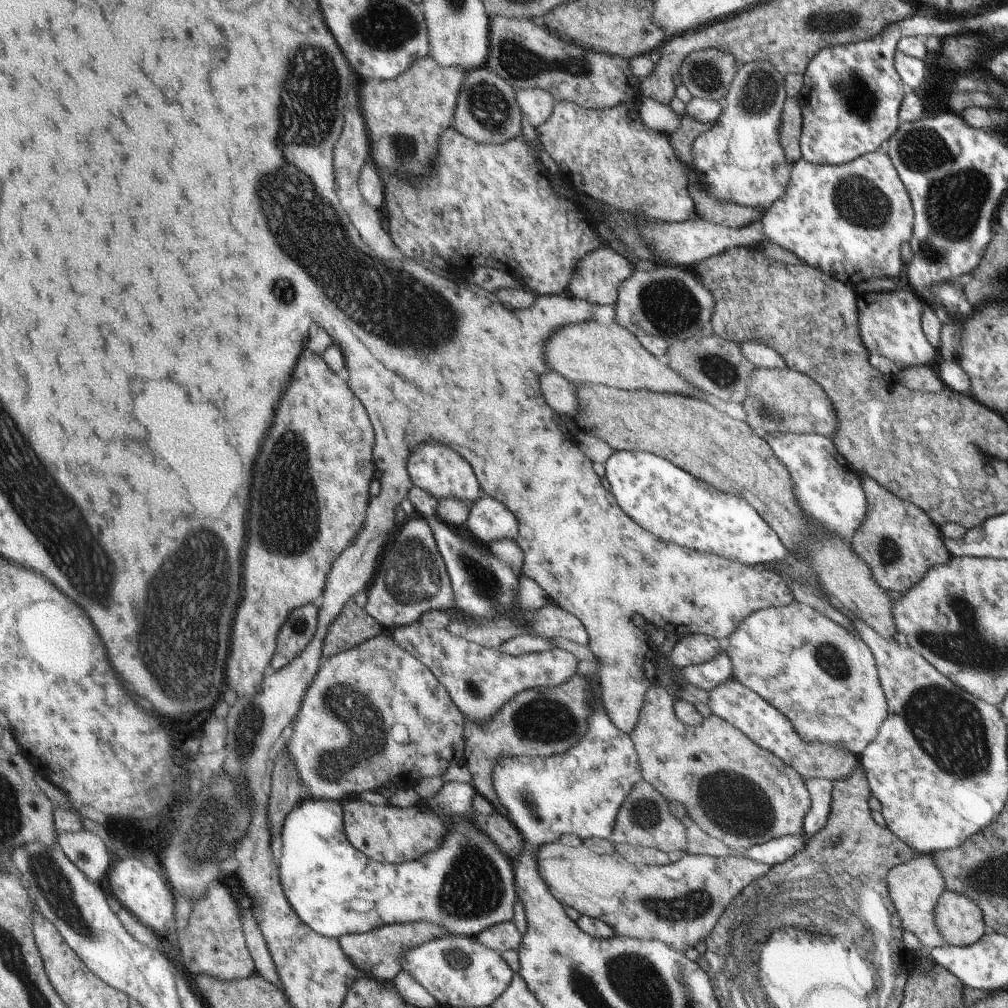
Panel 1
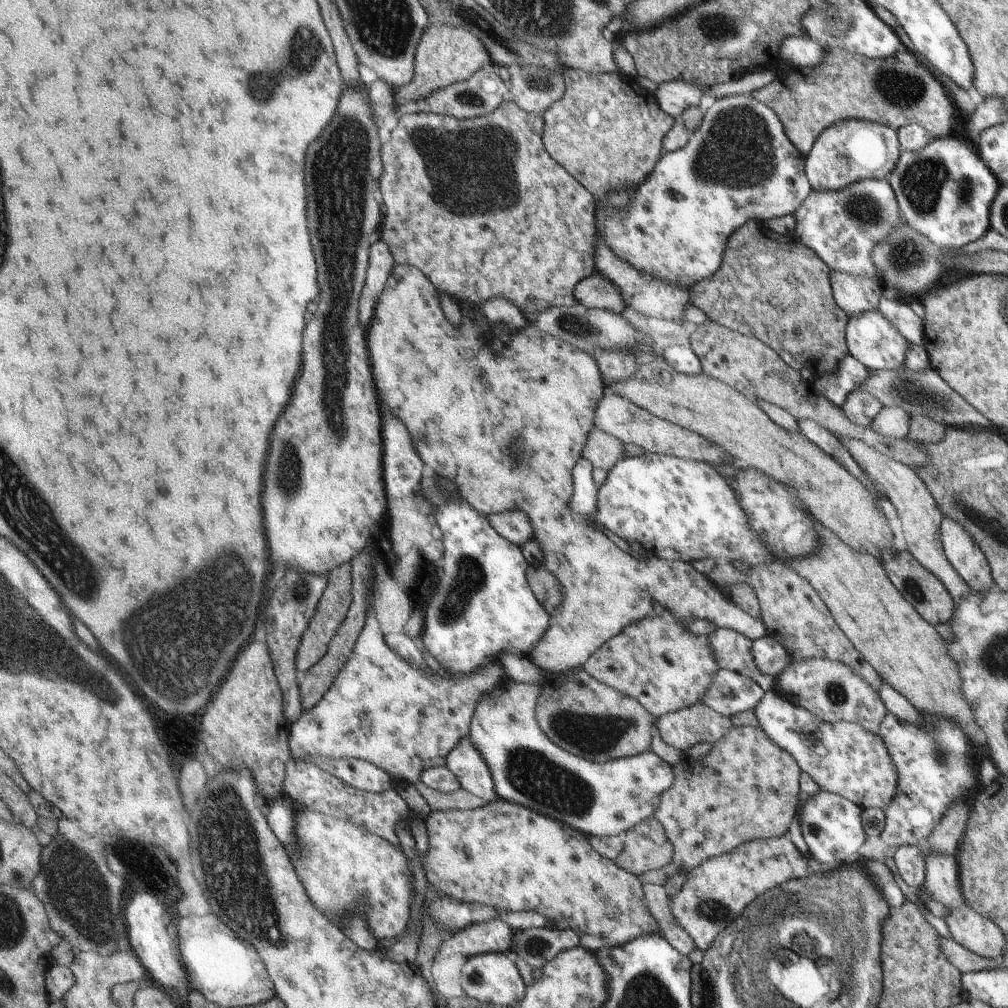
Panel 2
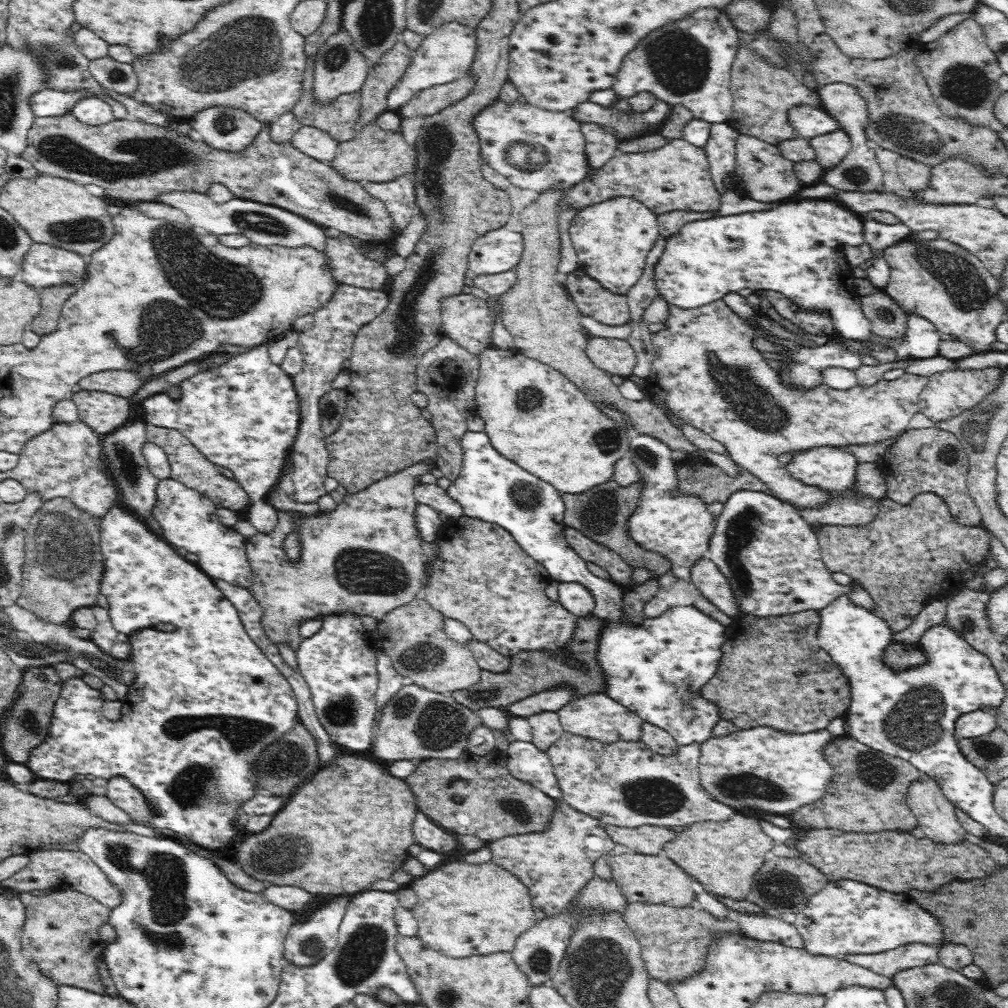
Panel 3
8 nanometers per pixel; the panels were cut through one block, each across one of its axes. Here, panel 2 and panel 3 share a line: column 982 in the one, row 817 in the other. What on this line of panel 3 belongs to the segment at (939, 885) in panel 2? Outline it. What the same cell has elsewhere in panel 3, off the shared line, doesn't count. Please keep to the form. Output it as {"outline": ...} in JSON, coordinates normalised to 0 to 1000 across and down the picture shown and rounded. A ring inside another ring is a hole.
{"outline":[[[925,770],[908,773],[899,784],[899,799],[903,801],[915,825],[931,836],[950,836],[961,827],[946,806],[947,800],[935,786]]]}

